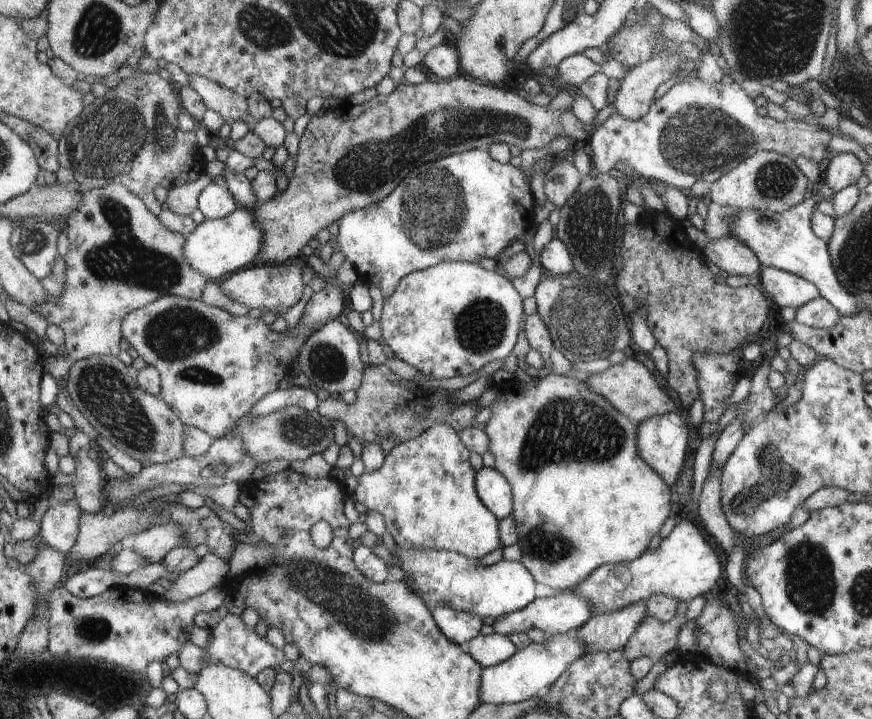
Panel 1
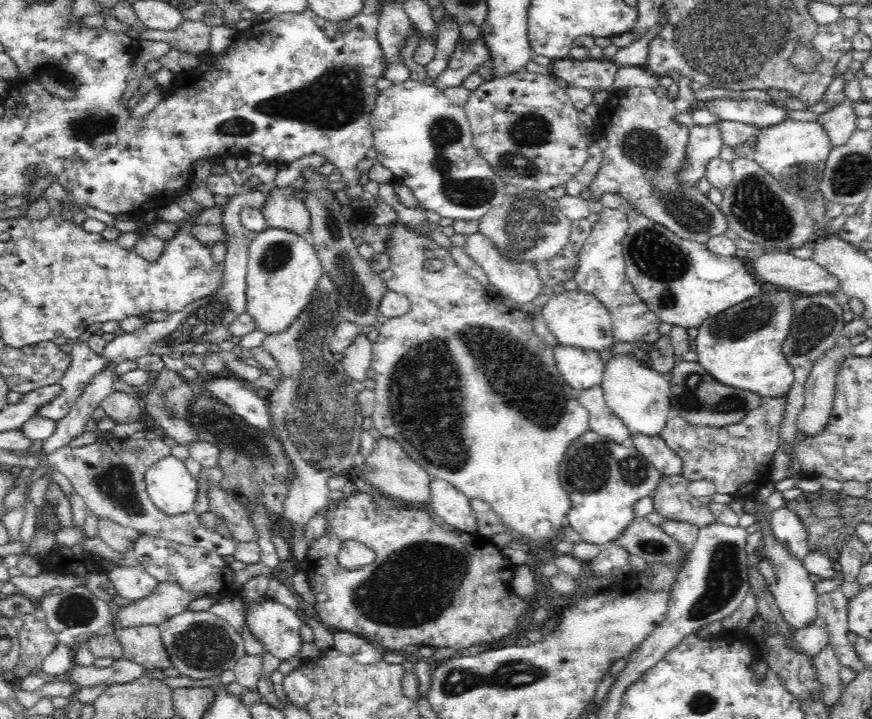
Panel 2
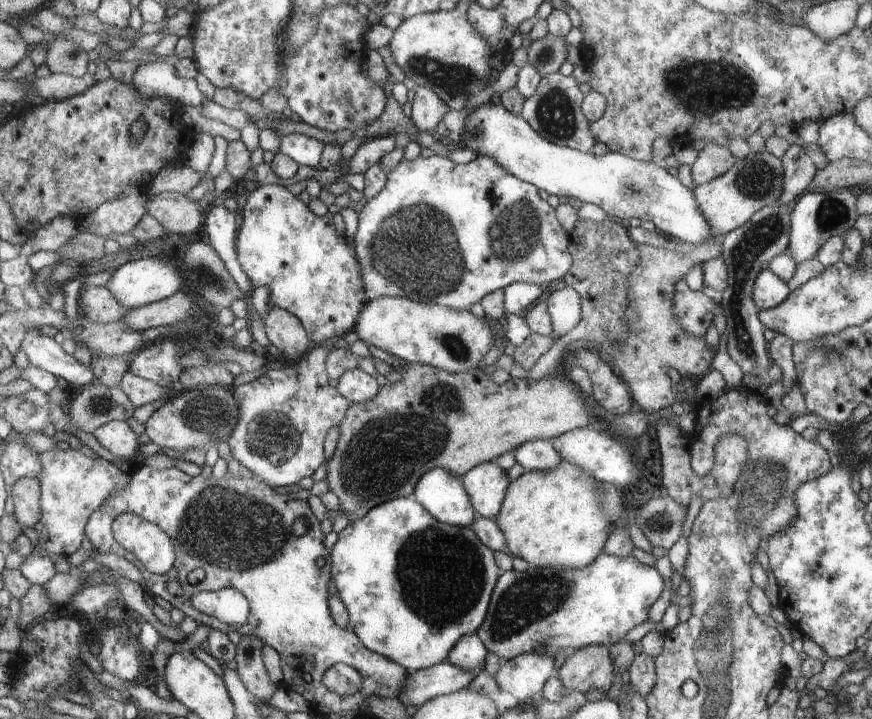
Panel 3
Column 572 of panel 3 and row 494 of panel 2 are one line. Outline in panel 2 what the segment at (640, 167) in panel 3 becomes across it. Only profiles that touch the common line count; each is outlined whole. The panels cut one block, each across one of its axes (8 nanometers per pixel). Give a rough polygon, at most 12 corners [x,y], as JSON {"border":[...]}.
{"border":[[170,454],[146,471],[154,505],[172,517],[193,511],[198,481]]}

